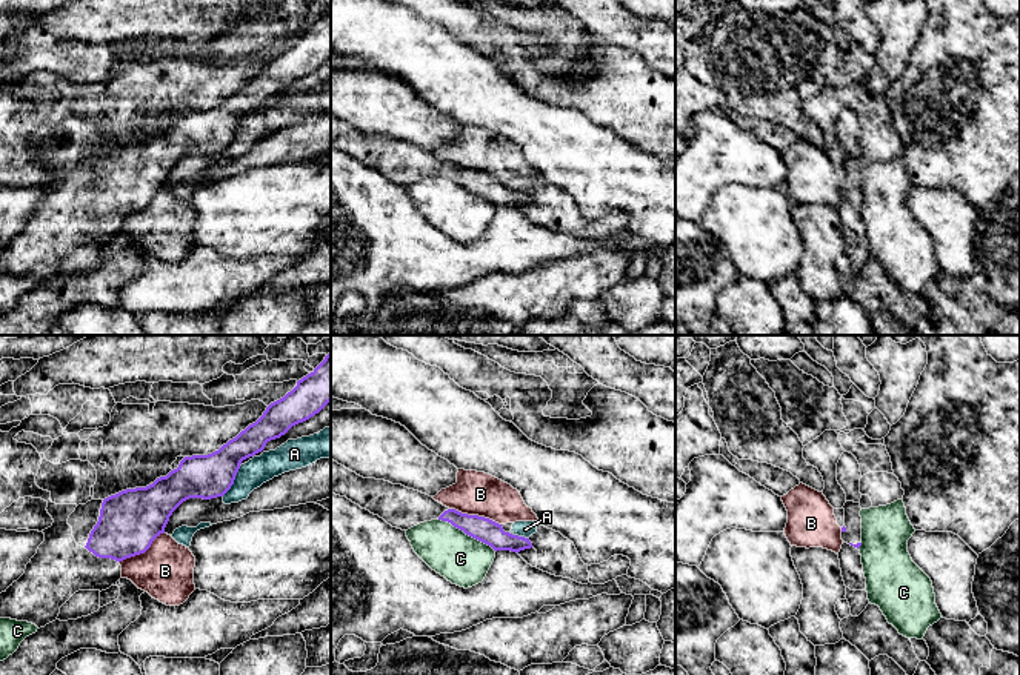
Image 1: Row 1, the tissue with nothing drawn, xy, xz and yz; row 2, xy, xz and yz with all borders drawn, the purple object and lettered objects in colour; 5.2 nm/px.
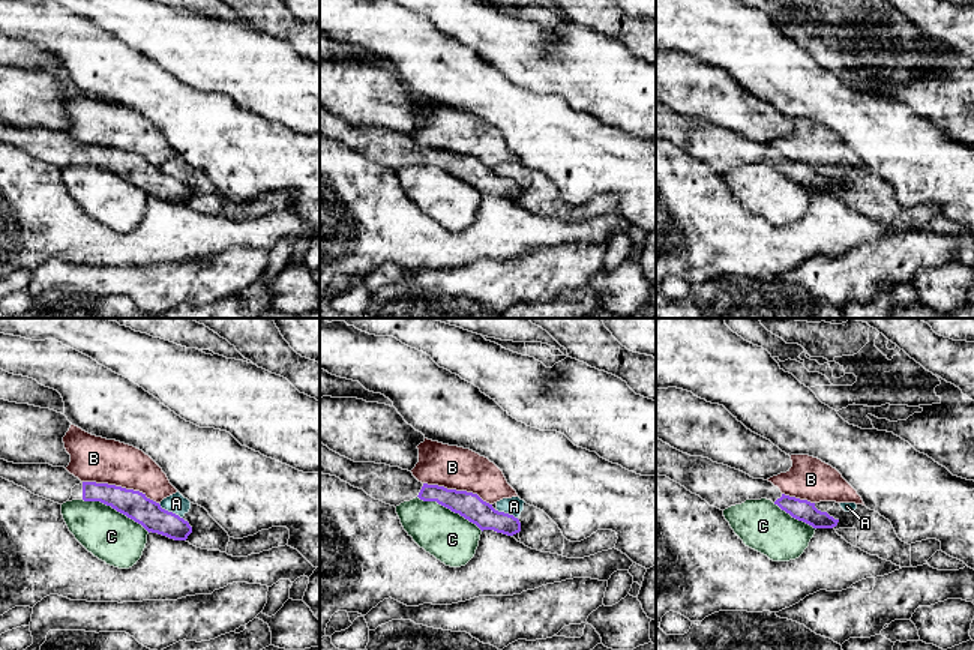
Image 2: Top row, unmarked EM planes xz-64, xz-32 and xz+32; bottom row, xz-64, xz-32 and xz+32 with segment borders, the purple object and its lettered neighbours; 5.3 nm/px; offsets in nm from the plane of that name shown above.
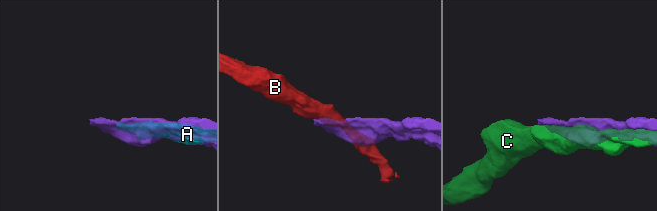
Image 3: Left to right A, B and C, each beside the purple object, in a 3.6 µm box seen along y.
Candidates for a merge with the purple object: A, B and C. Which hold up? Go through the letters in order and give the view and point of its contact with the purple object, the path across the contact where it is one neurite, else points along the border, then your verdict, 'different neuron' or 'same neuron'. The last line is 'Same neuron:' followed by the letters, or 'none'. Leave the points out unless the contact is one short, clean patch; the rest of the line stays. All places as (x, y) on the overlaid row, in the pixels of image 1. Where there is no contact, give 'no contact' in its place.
A: xy (233, 482) | different neuron
B: xz (476, 515) | along xz (450, 508), (459, 512), (483, 515), (500, 525) | different neuron
C: xz (466, 534) | different neuron
Same neuron: none

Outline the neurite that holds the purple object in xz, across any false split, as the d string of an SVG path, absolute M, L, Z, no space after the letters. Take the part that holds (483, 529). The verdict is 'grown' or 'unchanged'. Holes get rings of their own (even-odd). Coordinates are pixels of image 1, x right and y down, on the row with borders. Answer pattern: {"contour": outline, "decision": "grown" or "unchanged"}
{"contour": "M331 460L331 494L346 497L392 527L408 530L420 523L442 520L497 550L531 549L529 538L505 532L502 524L478 515L449 509L432 497L385 480L363 478Z", "decision": "grown"}

